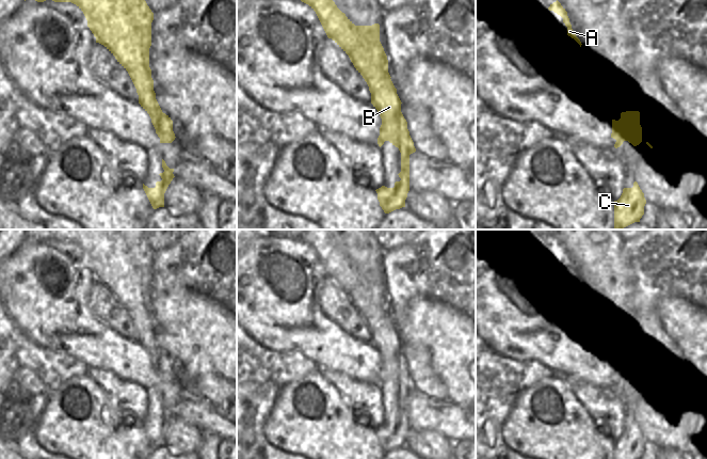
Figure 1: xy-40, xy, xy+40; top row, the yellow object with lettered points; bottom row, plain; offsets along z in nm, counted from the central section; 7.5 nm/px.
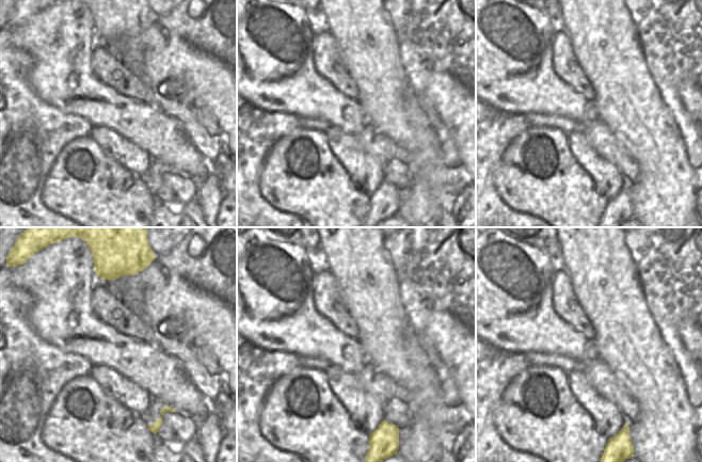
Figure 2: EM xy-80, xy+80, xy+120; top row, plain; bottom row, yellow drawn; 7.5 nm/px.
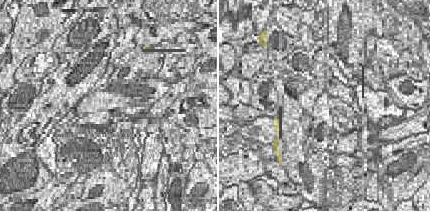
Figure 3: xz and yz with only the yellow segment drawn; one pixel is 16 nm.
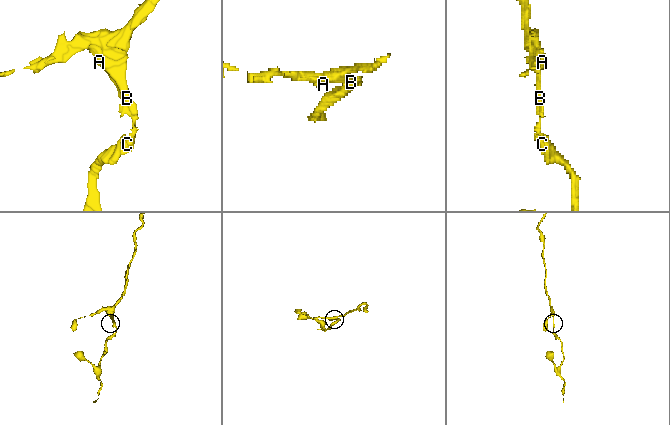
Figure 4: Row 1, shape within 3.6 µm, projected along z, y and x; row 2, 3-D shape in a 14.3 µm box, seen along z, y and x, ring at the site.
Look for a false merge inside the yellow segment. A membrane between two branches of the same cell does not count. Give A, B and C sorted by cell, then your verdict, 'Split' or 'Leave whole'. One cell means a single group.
Groups: A B C. Leave whole

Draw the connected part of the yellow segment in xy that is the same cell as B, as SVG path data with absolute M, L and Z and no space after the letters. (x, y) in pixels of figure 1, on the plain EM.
M307 230L301 240L317 253L326 274L350 297L371 332L371 343L377 349L382 364L377 383L389 380L401 392L400 421L393 427L376 428L380 445L385 453L405 446L409 430L409 394L416 391L401 351L401 339L388 312L388 299L380 281L380 264L355 265L342 252L326 230Z

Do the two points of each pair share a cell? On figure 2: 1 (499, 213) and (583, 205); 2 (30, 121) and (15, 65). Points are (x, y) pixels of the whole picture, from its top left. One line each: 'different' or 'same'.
1: different
2: same

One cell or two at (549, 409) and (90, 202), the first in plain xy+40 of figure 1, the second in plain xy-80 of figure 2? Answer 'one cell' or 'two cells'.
one cell

